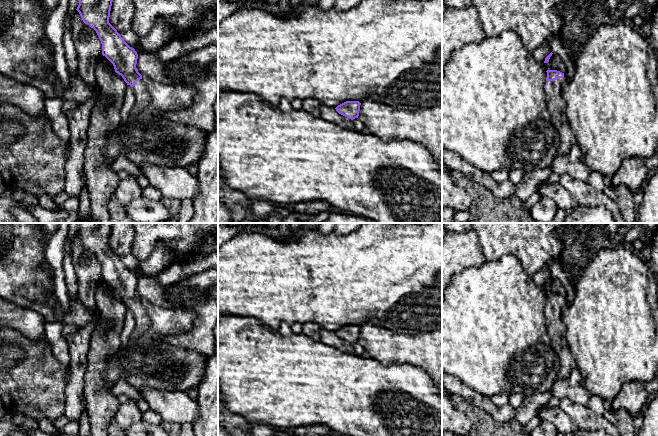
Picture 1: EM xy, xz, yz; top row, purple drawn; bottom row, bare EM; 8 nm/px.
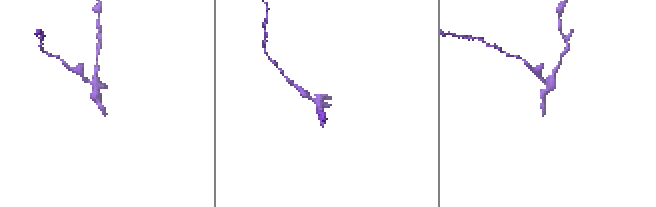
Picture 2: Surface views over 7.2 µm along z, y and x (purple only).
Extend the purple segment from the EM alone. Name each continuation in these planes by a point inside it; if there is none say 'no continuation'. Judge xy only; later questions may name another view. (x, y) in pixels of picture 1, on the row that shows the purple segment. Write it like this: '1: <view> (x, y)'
1: xy (142, 96)

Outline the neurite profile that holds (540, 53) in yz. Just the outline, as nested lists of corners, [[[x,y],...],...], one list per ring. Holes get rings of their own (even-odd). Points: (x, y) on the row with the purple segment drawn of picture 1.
[[[554,34],[550,37],[548,37],[538,48],[536,48],[532,54],[534,56],[534,58],[541,62],[541,63],[544,63],[545,61],[545,58],[551,53],[551,50],[550,50],[550,41],[551,39],[556,36],[556,35],[559,35],[559,34]]]

